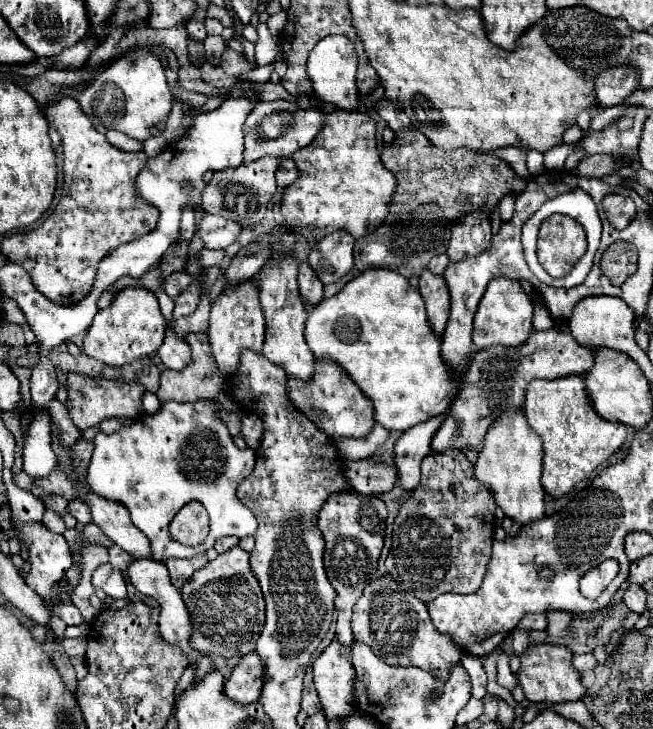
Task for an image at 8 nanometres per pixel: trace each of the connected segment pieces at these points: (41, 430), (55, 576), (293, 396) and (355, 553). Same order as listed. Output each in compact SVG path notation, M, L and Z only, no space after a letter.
M41 410L24 433L24 471L30 477L46 477L58 463L52 449L50 426L49 412Z
M28 523L20 527L12 527L16 533L20 533L20 543L28 545L30 555L30 571L26 575L28 587L32 587L40 597L50 599L54 595L54 585L60 583L66 575L66 571L72 567L72 557L68 551L68 543L62 535L52 533L44 523Z
M316 357L314 375L308 381L288 377L286 393L292 405L332 439L366 437L374 427L372 401L360 391L360 387L348 377L348 373L344 373L344 369L328 357Z
M334 493L328 497L326 505L320 509L318 515L318 529L326 541L324 549L324 569L338 591L336 595L336 641L354 647L354 635L350 629L352 607L364 591L364 585L372 581L376 575L378 557L384 545L384 529L386 529L386 505L376 495L362 495L362 493Z

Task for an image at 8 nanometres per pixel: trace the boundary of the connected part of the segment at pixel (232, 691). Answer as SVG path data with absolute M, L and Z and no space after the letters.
M248 653L240 659L234 667L232 675L224 683L224 695L238 703L254 703L262 691L262 663L258 661L256 653Z

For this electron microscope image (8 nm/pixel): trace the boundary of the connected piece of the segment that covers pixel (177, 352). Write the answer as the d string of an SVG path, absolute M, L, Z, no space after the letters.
M168 331L162 347L158 349L158 357L168 369L182 371L190 363L190 347L186 345L186 341L178 339L172 331Z

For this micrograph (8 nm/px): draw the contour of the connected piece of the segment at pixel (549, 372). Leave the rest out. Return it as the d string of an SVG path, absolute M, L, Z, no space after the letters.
M556 329L532 331L522 347L484 347L472 355L466 375L462 379L462 391L450 405L450 413L432 437L432 451L442 453L450 447L478 447L488 427L506 407L522 407L526 387L532 379L558 379L566 375L586 373L594 365L596 347L578 345L570 333Z

